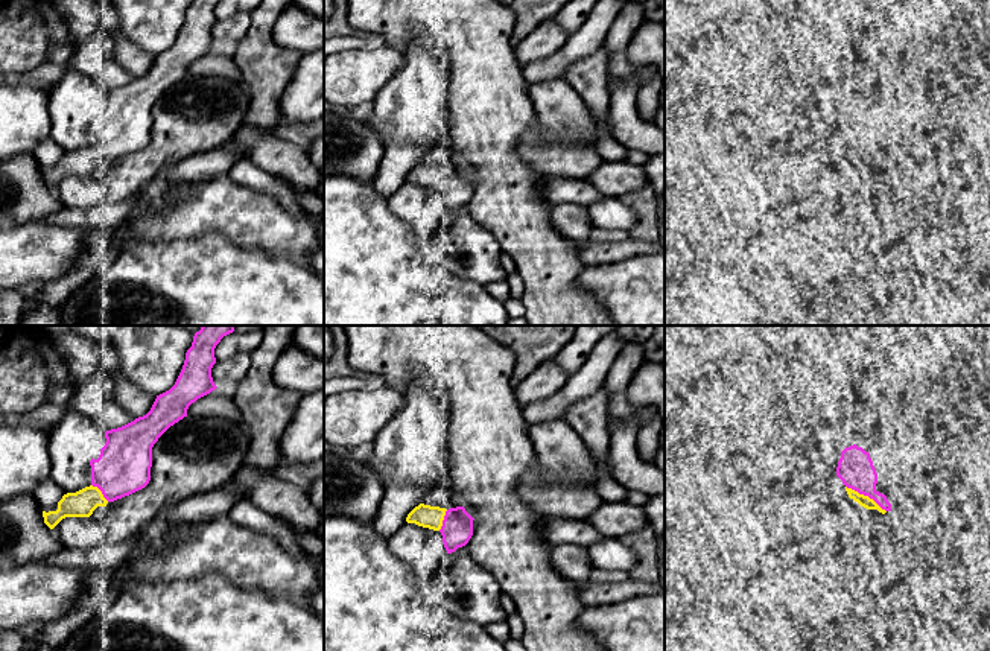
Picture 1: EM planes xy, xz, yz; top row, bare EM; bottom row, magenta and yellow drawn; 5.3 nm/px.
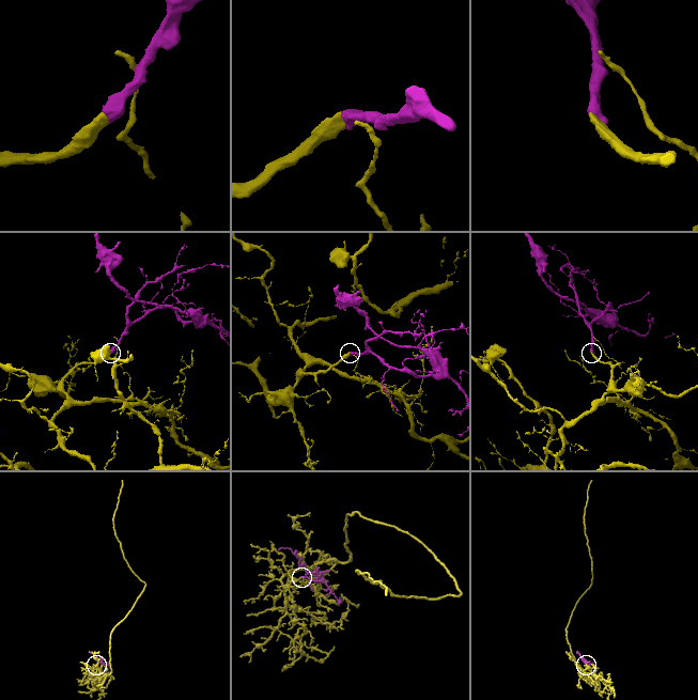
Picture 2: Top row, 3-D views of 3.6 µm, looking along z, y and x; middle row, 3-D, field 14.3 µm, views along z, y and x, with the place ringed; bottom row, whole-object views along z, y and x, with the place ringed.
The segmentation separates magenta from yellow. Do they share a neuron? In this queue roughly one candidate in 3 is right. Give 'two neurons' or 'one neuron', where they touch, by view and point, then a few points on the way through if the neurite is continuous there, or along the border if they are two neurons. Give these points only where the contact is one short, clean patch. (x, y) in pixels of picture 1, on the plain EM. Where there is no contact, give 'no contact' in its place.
one neuron | yz (866, 154)

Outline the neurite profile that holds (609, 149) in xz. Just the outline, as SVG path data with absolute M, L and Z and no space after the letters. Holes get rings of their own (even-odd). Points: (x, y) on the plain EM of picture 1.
M602 134L598 140L596 151L602 161L627 161L627 148L617 143L611 135Z

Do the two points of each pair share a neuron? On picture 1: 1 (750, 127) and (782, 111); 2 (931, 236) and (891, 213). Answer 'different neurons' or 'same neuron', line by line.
1: same neuron
2: same neuron

